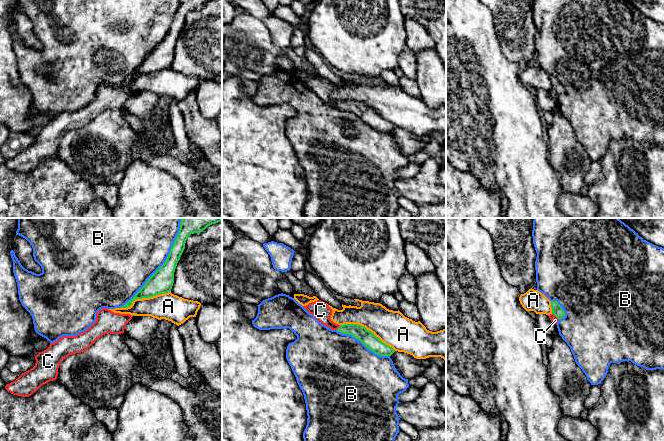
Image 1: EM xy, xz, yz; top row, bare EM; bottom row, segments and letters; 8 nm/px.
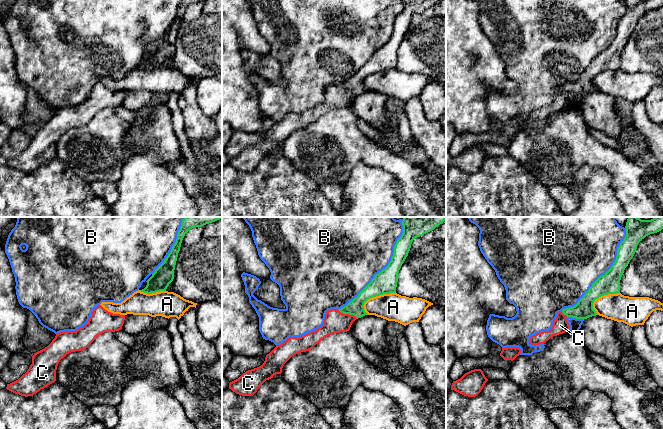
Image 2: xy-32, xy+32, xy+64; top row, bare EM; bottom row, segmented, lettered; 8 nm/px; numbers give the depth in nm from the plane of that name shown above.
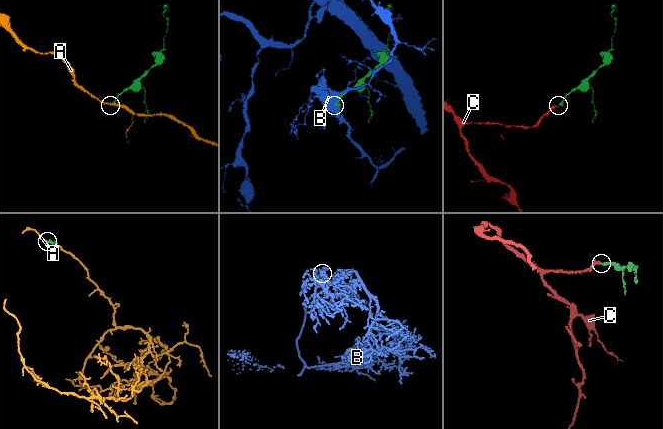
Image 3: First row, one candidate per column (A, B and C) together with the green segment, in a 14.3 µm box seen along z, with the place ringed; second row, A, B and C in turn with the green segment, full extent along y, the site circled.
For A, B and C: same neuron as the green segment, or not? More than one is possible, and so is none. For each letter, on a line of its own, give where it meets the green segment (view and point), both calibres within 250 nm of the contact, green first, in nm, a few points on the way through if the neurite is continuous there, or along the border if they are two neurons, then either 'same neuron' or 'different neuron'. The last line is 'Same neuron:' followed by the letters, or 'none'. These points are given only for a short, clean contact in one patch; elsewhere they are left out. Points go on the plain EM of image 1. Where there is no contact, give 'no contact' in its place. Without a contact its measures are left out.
A: xz (368, 106) | 120/280 nm | different neuron
B: xy (161, 42) | 180/460 nm | different neuron
C: yz (556, 92) | 90/60 nm | across yz (557, 86), (556, 92), (553, 94) | same neuron
Same neuron: C

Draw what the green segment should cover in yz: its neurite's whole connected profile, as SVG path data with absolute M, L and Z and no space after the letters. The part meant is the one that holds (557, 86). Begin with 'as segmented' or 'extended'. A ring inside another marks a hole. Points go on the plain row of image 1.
extended; M551 77L552 89L549 94L553 100L558 99L558 97L565 93L565 88L557 77Z

